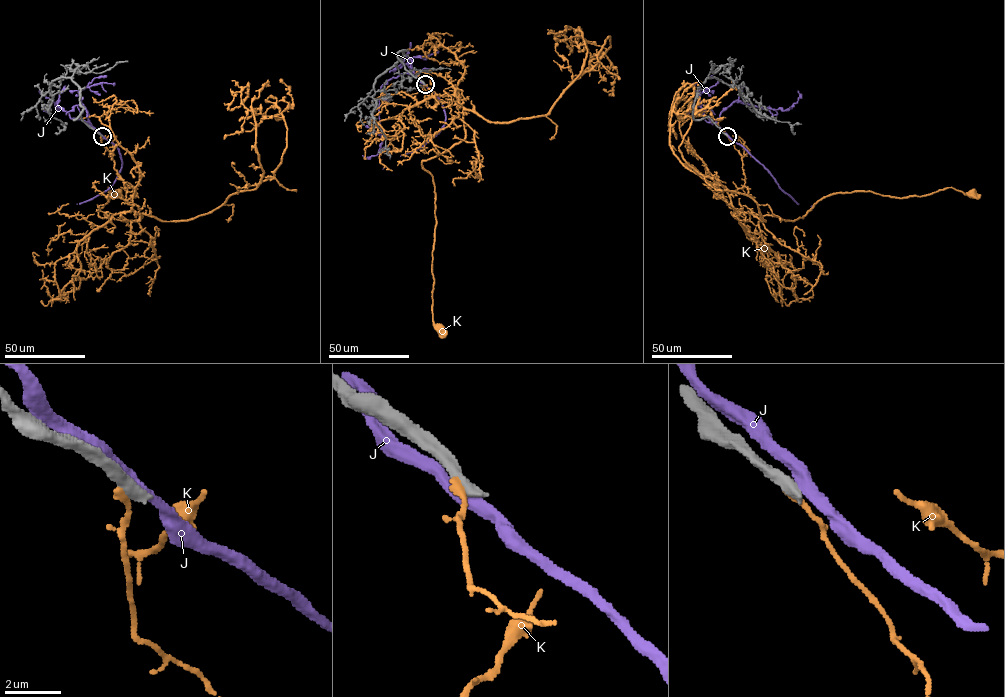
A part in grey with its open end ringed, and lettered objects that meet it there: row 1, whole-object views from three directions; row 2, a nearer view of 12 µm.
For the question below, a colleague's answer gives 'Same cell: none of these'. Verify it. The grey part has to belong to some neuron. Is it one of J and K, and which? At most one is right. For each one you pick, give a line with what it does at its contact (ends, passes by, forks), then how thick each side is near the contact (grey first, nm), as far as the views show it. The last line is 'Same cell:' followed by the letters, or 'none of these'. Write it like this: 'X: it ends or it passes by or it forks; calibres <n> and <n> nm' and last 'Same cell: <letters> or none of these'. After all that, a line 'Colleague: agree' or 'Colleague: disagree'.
Same cell: none of these
Colleague: agree

